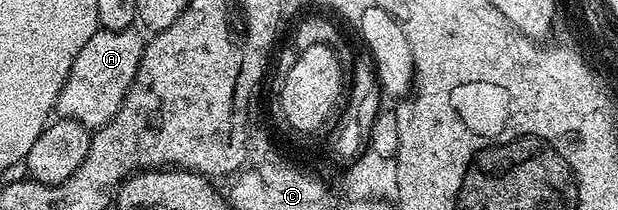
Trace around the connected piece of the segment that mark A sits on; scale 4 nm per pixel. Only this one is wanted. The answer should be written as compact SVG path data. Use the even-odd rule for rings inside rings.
M100 29L89 37L89 41L85 41L85 49L77 53L69 77L55 102L55 111L62 118L77 121L88 129L98 129L113 118L117 109L121 109L121 101L125 101L127 90L133 85L137 65L141 65L143 56L145 39L137 32L135 29Z

